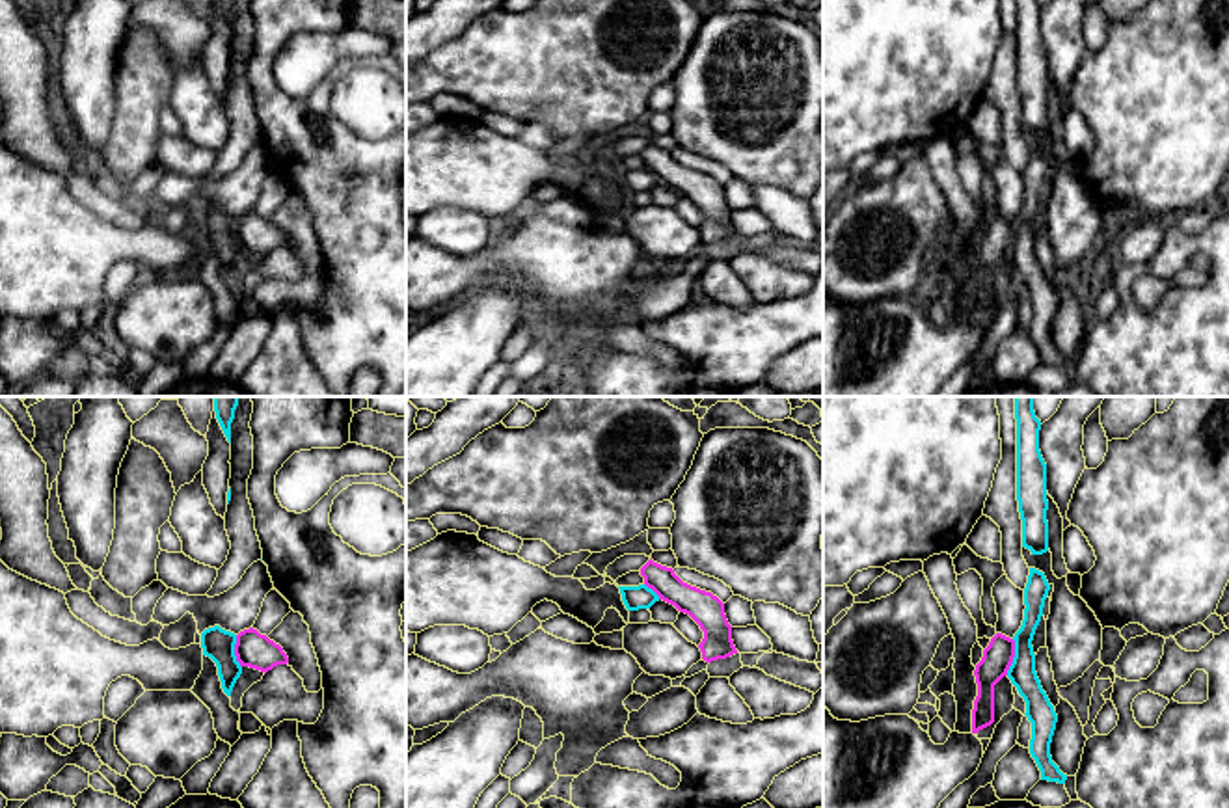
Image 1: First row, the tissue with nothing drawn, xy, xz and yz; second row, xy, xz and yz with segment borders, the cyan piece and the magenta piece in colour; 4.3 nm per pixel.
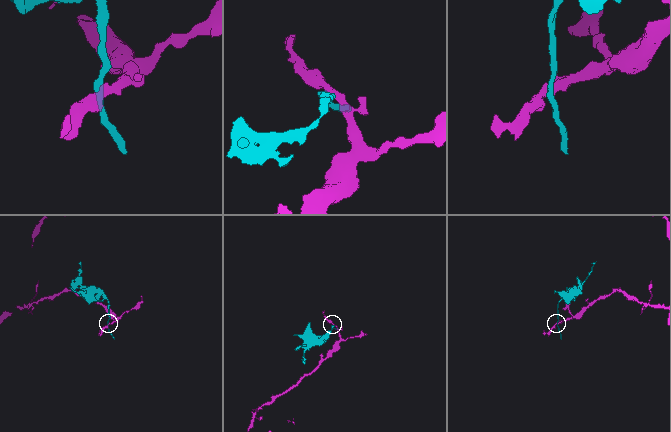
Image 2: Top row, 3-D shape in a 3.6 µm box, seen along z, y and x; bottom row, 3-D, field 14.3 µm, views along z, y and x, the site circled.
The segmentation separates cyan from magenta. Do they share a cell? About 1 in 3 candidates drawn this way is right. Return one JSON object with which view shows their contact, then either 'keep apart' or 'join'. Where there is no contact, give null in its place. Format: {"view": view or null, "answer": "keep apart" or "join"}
{"view": "yz", "answer": "keep apart"}

